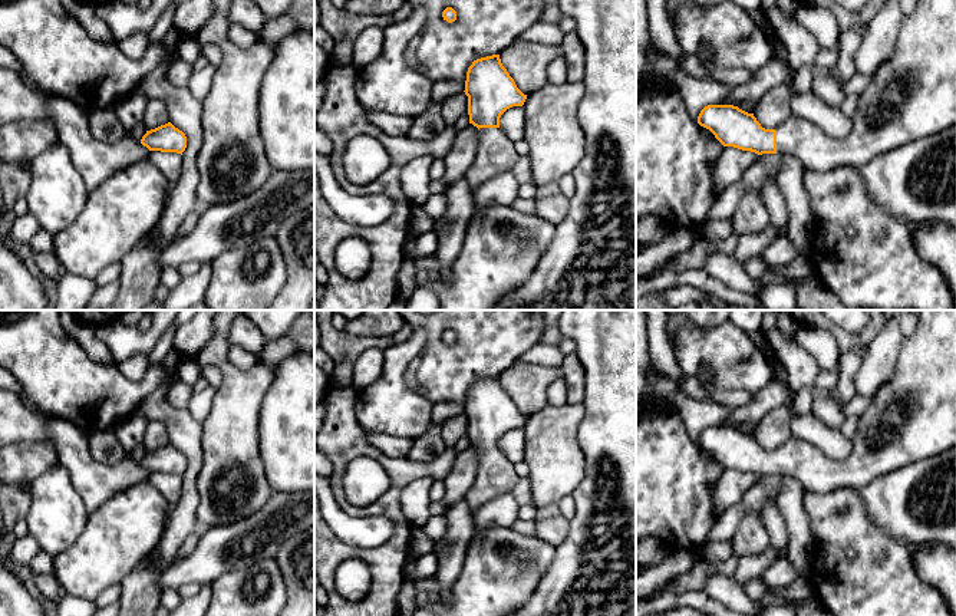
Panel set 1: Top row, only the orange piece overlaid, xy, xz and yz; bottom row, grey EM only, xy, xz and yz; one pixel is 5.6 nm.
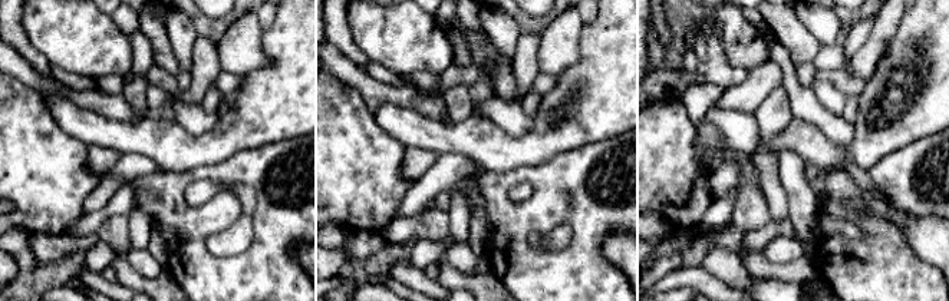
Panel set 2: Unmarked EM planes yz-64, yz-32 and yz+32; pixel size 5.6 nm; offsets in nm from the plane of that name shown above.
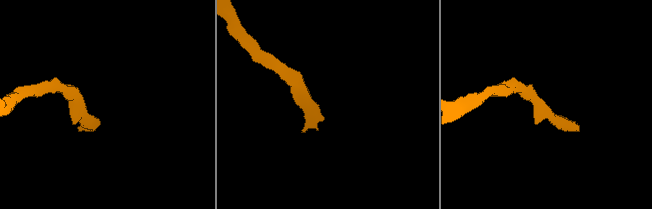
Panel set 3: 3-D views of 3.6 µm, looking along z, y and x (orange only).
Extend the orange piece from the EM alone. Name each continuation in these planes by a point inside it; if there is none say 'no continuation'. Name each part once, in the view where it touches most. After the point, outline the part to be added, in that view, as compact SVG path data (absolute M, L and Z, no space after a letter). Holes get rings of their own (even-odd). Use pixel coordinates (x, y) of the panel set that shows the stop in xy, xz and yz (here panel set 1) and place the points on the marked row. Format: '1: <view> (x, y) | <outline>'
1: yz (912, 95) | M916 0L914 11L903 16L893 56L874 75L858 95L853 129L844 139L830 138L820 126L791 115L775 128L777 154L795 157L805 169L824 172L838 167L863 167L877 155L893 151L910 141L934 135L956 123L956 0Z

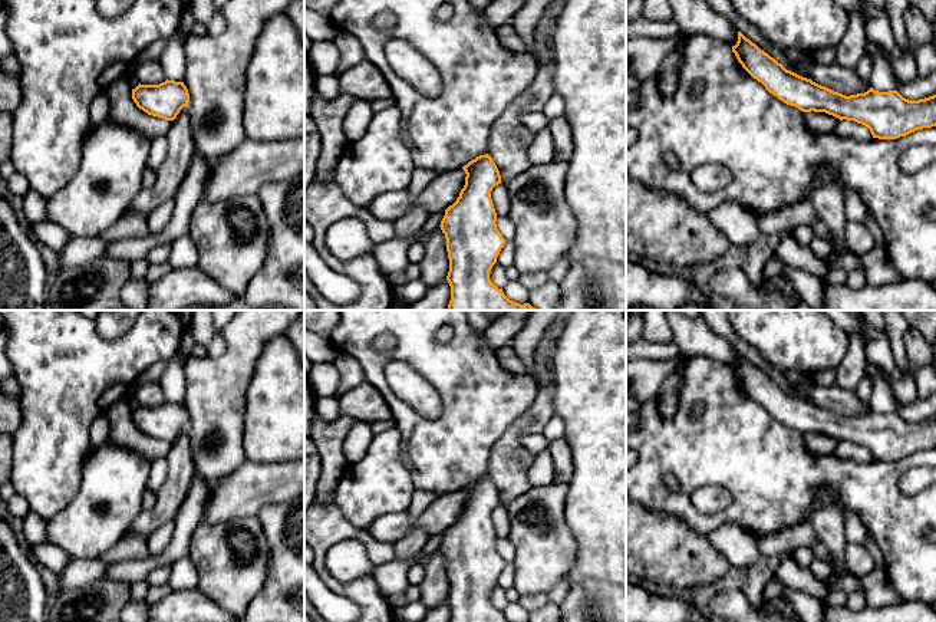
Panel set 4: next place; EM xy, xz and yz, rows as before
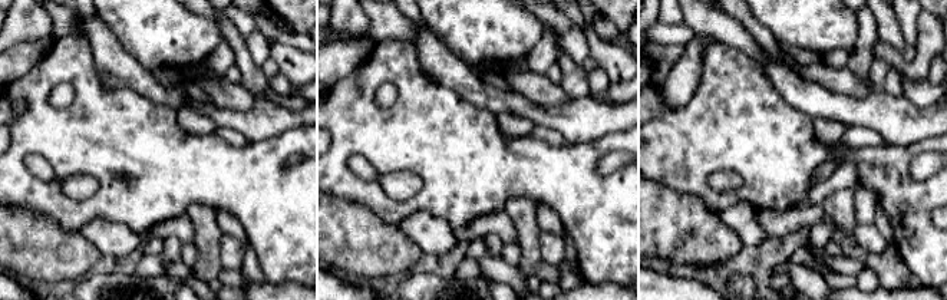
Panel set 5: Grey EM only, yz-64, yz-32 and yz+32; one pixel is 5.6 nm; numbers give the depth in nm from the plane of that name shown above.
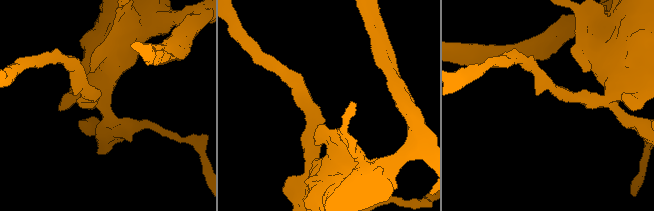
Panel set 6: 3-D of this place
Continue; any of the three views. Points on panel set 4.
no continuation

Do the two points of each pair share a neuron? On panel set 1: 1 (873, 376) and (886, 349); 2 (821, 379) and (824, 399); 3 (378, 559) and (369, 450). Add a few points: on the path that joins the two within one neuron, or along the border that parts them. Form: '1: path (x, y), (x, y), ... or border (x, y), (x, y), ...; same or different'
1: path (876, 369), (880, 356); same
2: border (827, 389), (817, 392); different
3: path (399, 532), (399, 520), (394, 511), (395, 476); same

